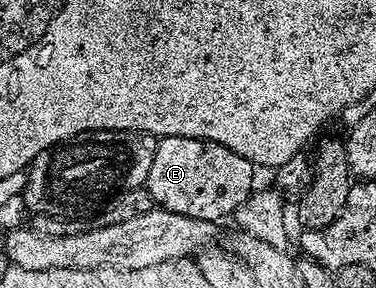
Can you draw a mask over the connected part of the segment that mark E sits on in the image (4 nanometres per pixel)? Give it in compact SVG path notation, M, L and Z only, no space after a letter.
M163 135L158 139L145 189L163 211L217 223L225 215L233 216L252 194L256 187L254 174L253 163L240 157L240 153L224 149L224 145L207 139Z

